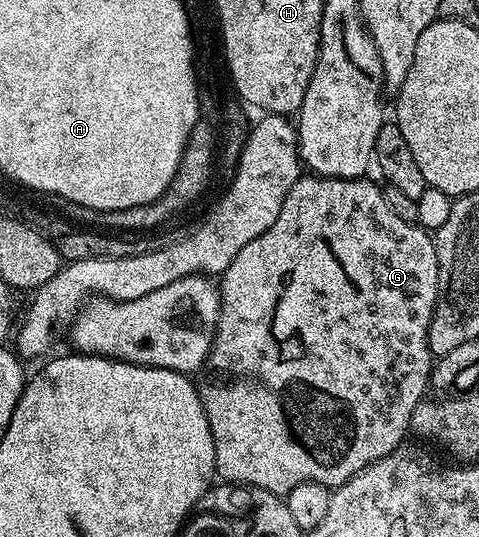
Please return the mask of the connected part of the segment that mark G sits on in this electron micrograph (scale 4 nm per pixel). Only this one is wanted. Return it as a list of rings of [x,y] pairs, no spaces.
[[[302,177],[298,179],[297,184],[287,193],[287,197],[283,201],[283,209],[279,209],[279,217],[275,217],[275,223],[271,225],[271,229],[267,229],[267,233],[259,233],[259,237],[255,237],[255,241],[243,245],[243,249],[239,249],[239,253],[231,261],[231,265],[220,276],[219,290],[221,293],[221,312],[219,313],[219,321],[217,322],[217,332],[213,335],[213,344],[209,350],[209,355],[205,359],[205,365],[199,372],[199,378],[196,380],[195,386],[201,404],[207,415],[207,425],[210,426],[211,437],[215,443],[215,461],[217,462],[217,475],[227,483],[243,483],[258,492],[284,497],[288,495],[291,489],[295,489],[295,485],[300,483],[318,483],[330,489],[342,487],[344,483],[351,477],[355,477],[367,465],[371,465],[375,461],[379,461],[383,457],[387,457],[387,453],[394,451],[396,447],[402,446],[406,442],[405,434],[410,434],[411,428],[409,422],[415,413],[415,409],[423,401],[421,395],[431,387],[431,376],[433,373],[434,356],[429,353],[429,323],[433,319],[433,307],[437,304],[437,282],[439,281],[439,269],[437,268],[437,244],[434,236],[426,231],[424,227],[417,223],[408,223],[403,221],[403,217],[399,217],[391,209],[391,205],[387,205],[385,200],[385,192],[379,186],[369,180],[369,177],[359,179],[323,179],[320,177]]]

